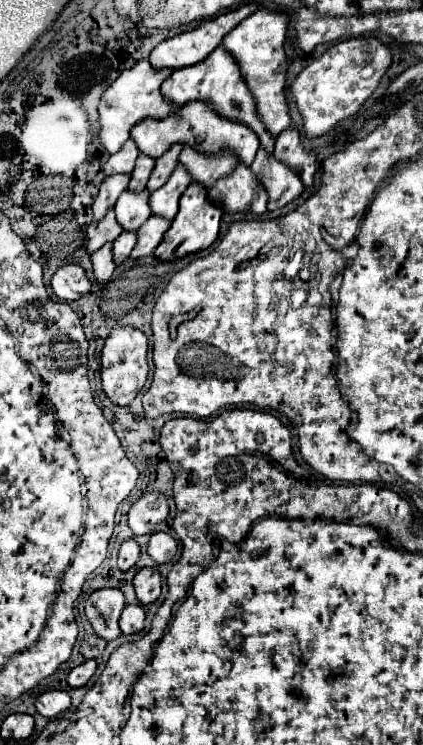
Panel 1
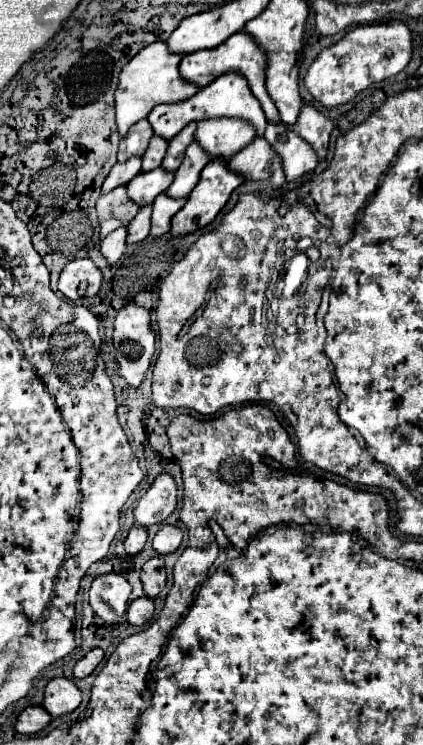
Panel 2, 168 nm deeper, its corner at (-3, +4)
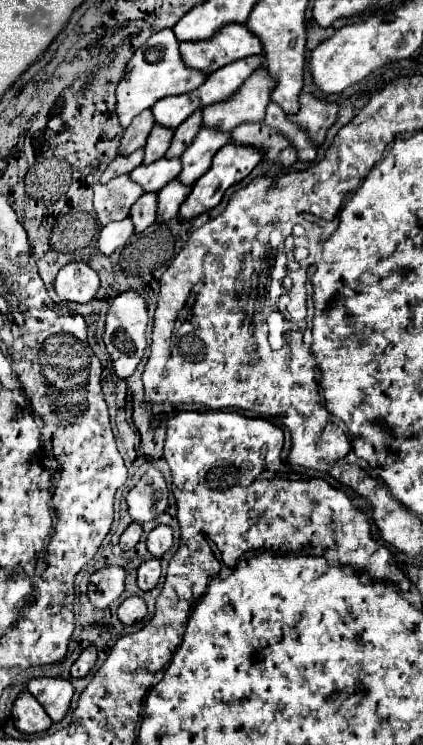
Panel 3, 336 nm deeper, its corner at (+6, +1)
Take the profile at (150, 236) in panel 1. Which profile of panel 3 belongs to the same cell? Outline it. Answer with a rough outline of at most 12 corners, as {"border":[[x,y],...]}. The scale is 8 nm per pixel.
{"border":[[179,179],[159,191],[157,221],[177,217],[191,185]]}

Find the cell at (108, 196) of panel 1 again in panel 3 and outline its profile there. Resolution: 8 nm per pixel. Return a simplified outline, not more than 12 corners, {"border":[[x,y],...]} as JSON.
{"border":[[143,149],[117,155],[101,175],[101,183],[131,173],[143,163]]}

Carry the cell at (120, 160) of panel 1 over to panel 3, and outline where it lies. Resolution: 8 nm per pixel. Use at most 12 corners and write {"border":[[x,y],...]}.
{"border":[[151,109],[125,129],[119,153],[129,155],[145,147],[155,125]]}

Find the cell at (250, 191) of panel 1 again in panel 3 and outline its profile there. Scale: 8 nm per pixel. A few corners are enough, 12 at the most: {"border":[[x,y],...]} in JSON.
{"border":[[243,123],[233,141],[265,149],[265,159],[293,165],[297,151],[281,131]]}

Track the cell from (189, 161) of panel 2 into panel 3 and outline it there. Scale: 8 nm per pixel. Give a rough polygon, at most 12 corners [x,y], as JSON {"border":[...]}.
{"border":[[203,127],[181,155],[179,179],[193,185],[231,133]]}

